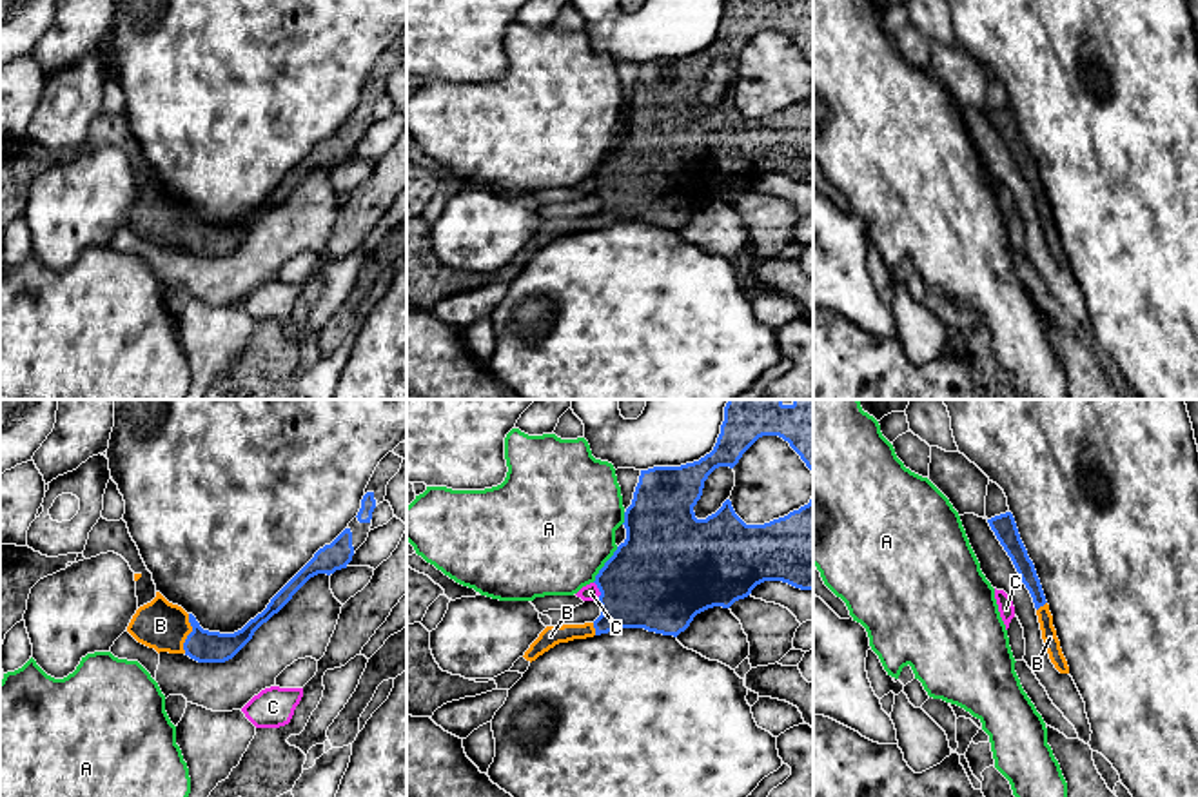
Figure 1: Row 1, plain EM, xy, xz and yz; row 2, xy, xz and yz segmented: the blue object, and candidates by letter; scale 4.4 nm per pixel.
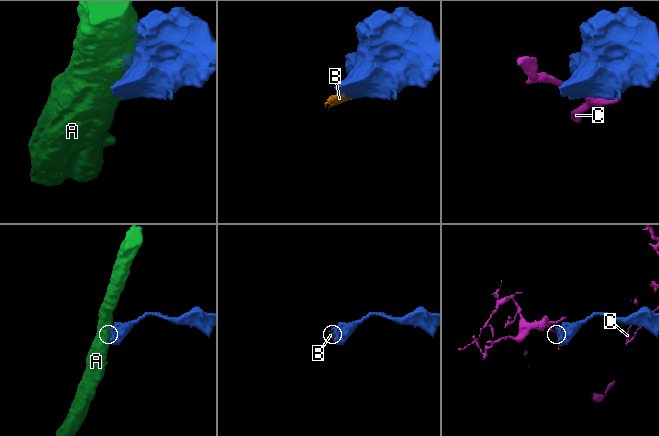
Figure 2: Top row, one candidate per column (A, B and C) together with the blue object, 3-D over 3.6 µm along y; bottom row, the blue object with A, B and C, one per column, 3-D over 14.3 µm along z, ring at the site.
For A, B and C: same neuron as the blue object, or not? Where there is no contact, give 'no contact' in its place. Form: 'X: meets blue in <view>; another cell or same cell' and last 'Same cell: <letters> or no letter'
A: meets blue in xz; another cell
B: meets blue in xy; same cell
C: meets blue in xz; another cell
Same cell: B

